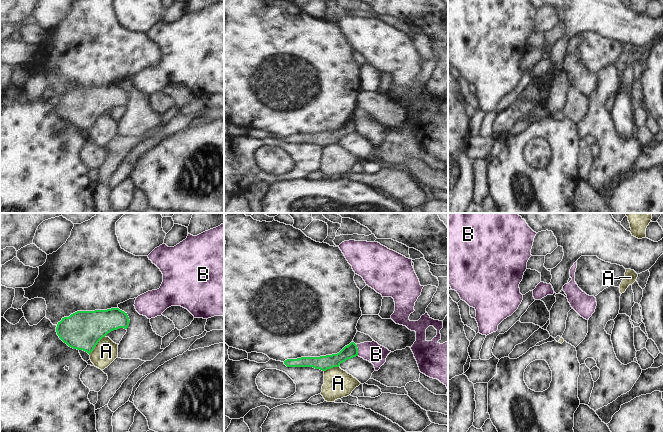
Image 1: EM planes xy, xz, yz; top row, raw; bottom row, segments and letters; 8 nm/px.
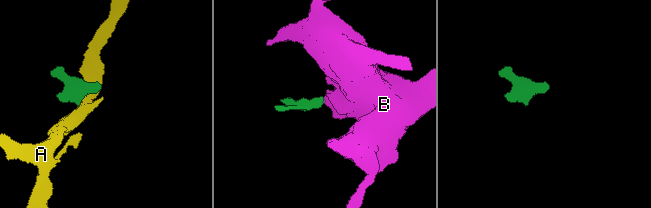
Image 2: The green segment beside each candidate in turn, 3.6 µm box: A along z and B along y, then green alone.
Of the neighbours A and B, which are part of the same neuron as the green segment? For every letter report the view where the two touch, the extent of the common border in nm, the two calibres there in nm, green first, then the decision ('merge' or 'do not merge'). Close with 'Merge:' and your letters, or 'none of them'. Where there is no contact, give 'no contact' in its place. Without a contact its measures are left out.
A: contact in xy; length 200 nm; calibres 320 and 190 nm; do not merge
B: contact in xz; length 100 nm; calibres 110 and 160 nm; do not merge
Merge: none of them

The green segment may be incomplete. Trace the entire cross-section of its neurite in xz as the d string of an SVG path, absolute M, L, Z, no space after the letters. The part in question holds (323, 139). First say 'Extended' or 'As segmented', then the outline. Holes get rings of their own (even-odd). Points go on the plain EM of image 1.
As segmented. M354 118L345 122L339 129L320 133L301 133L297 135L287 135L284 140L287 143L313 143L326 147L333 143L339 143L341 139L358 132L358 124Z

